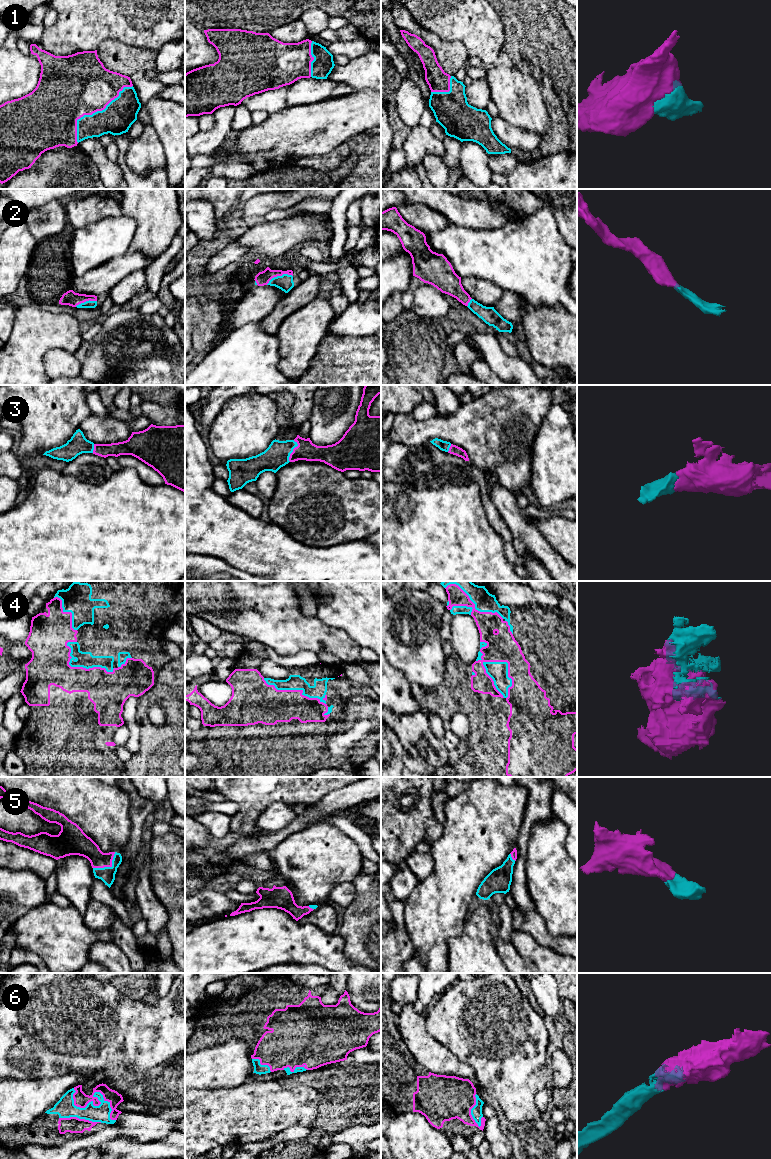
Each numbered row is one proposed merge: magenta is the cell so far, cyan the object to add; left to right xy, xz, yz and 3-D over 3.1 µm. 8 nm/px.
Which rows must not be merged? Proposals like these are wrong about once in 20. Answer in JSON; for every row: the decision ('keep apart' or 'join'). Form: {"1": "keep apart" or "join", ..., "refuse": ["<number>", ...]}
{"1": "join", "2": "join", "3": "join", "4": "join", "5": "join", "6": "join", "refuse": []}

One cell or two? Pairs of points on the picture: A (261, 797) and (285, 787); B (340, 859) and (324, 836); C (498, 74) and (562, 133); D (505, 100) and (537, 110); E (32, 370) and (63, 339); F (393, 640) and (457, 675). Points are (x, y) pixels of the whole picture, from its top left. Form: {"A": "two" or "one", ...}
{"A": "one", "B": "one", "C": "two", "D": "one", "E": "one", "F": "two"}

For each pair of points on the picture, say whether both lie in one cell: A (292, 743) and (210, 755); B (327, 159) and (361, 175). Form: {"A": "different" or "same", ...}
{"A": "same", "B": "same"}

